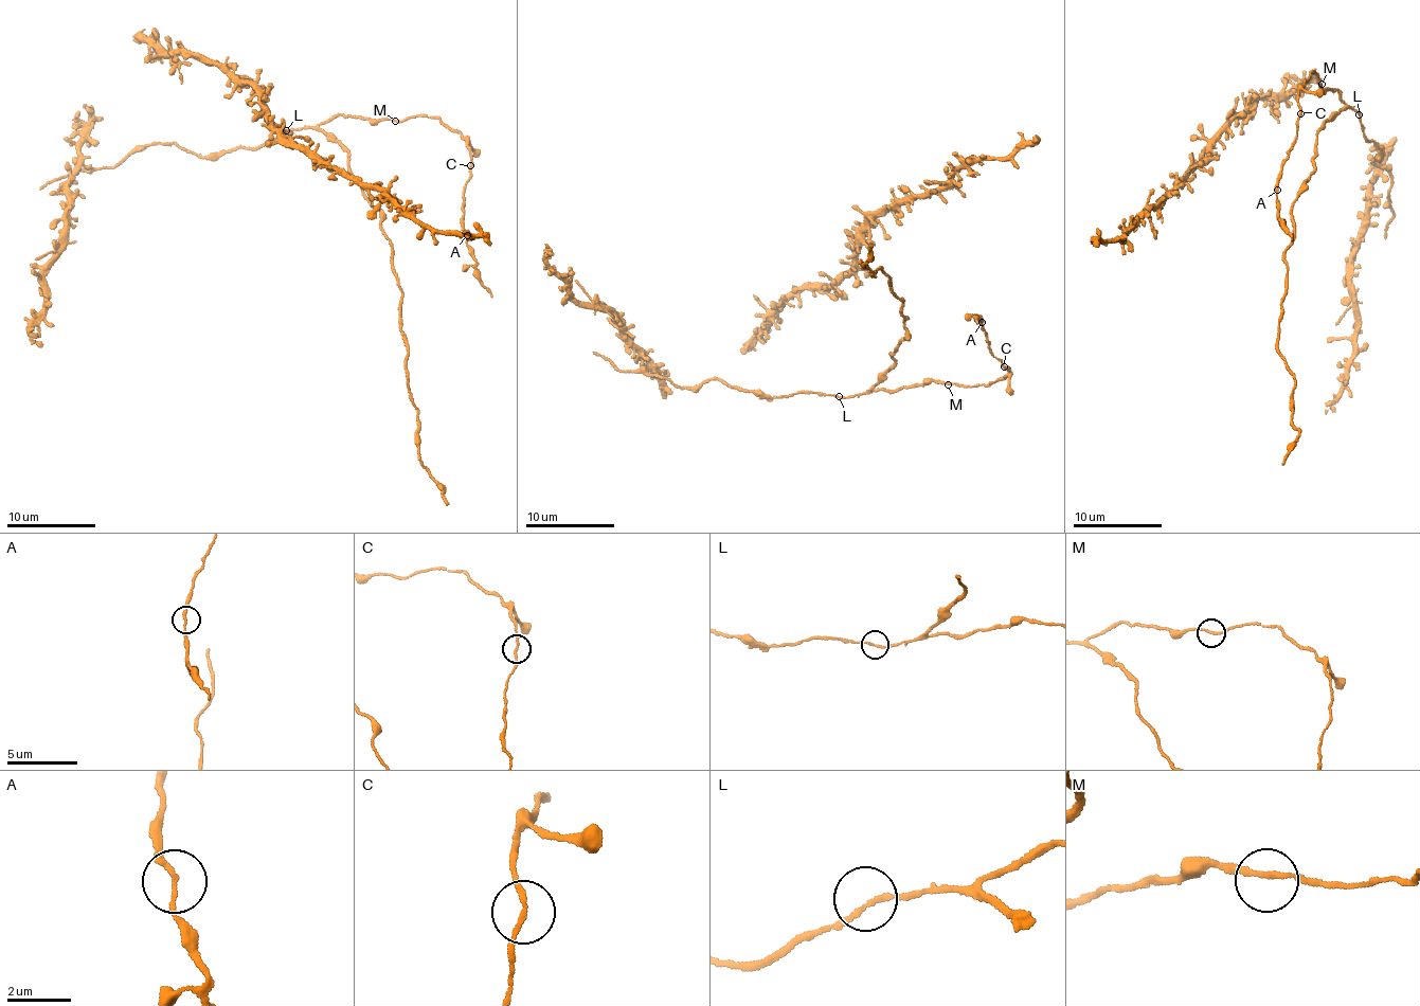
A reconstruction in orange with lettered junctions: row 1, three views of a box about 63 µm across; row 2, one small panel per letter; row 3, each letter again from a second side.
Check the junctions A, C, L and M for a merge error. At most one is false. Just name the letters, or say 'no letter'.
no letter

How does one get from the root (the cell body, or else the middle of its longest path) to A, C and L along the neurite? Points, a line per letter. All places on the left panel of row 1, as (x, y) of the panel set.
A: (103, 168), (153, 143), (214, 157), (335, 115), (426, 114), (470, 150), (468, 236)
C: (103, 168), (153, 143), (214, 157), (264, 146), (343, 114), (439, 118), (466, 142), (470, 165)
L: (103, 168), (153, 143), (176, 143), (203, 158), (235, 147), (264, 146), (286, 130)

